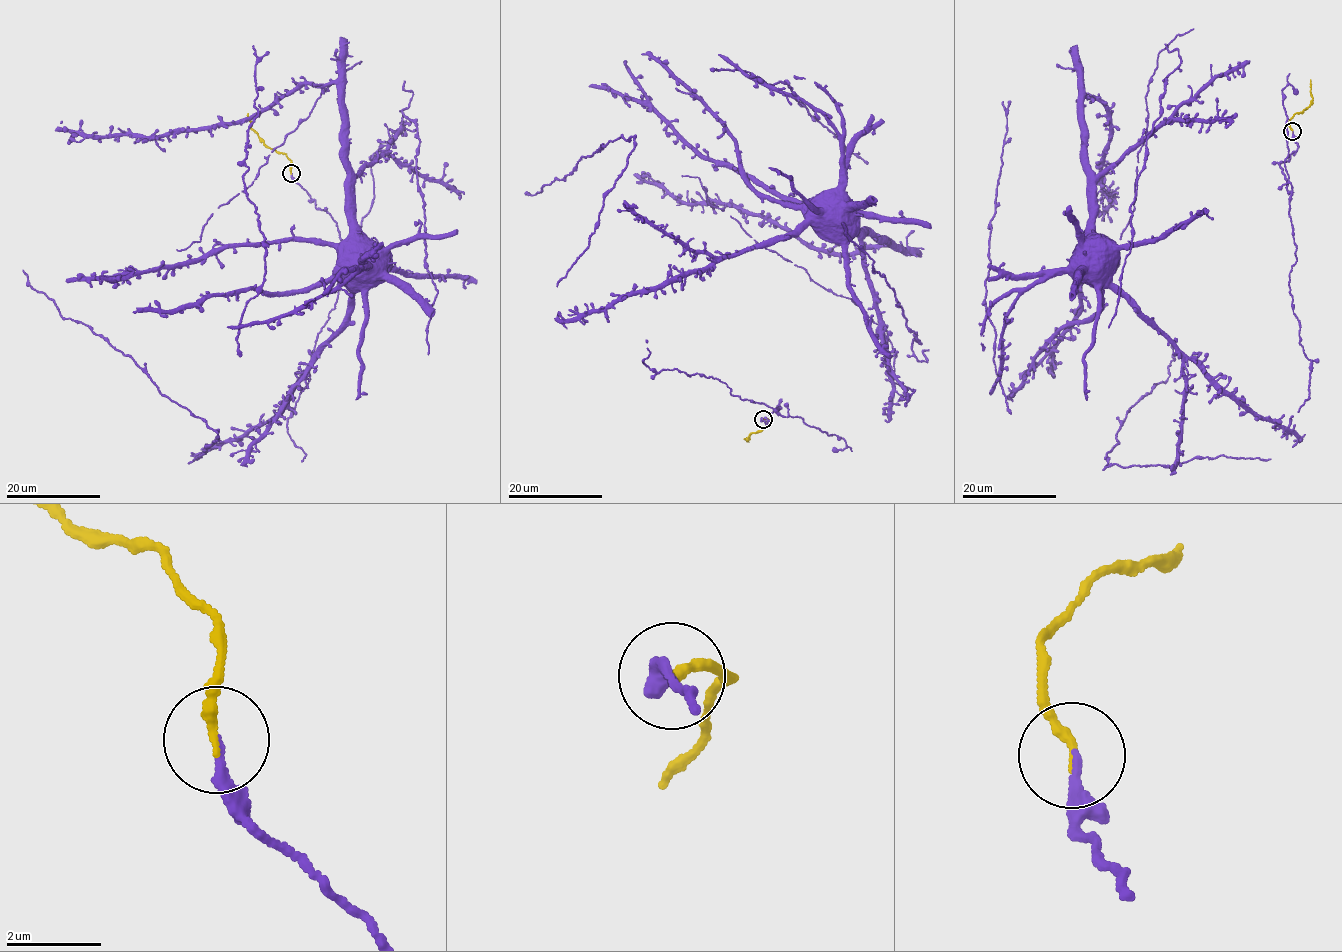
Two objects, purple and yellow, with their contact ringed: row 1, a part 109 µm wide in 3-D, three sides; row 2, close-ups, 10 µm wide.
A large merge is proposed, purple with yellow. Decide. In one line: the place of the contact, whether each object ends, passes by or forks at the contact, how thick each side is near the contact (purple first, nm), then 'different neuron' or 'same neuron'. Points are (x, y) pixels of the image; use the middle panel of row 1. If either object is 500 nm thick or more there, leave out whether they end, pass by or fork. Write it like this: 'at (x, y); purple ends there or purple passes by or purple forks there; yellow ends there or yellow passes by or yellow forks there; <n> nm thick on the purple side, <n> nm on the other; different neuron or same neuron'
at (763, 419); purple ends there; yellow ends there; 190 nm thick on the purple side, 200 nm on the other; same neuron

